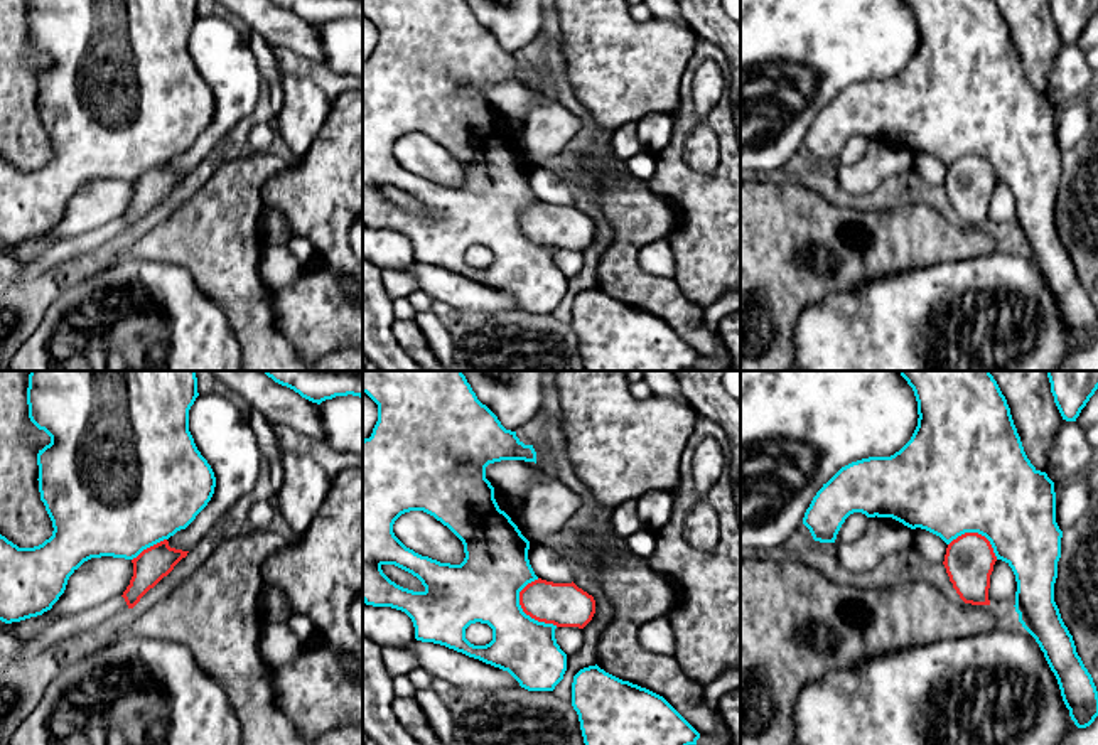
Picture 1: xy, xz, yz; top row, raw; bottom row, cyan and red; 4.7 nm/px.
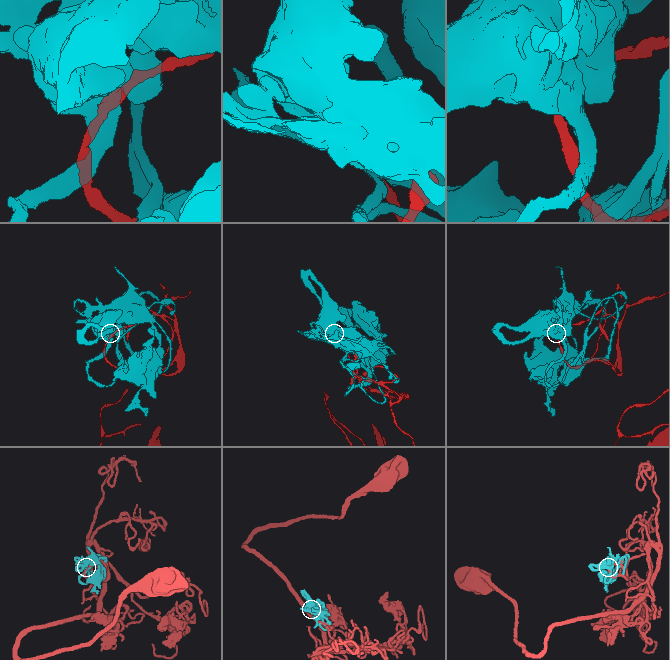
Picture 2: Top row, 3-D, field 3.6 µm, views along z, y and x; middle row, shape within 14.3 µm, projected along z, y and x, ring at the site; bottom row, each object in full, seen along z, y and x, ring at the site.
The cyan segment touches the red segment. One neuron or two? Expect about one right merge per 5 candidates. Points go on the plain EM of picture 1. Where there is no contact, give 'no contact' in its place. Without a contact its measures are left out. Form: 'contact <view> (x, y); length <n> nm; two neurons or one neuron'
contact xz (525, 236); length 260 nm; one neuron

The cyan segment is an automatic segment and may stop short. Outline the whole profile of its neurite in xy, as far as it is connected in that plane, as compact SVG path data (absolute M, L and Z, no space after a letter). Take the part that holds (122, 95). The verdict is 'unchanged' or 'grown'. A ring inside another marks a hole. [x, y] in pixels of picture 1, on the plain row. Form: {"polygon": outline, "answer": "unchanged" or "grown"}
{"polygon": "M29 0L27 27L29 40L51 59L51 66L37 76L39 88L39 115L40 123L52 143L52 158L34 170L19 170L0 157L0 243L5 246L20 244L30 239L42 238L64 216L69 199L88 182L113 179L125 180L133 185L133 199L123 214L128 231L133 231L140 221L153 211L174 189L187 179L189 174L169 169L169 160L177 153L186 152L196 138L207 128L214 116L216 99L207 83L197 72L189 54L189 32L194 27L197 15L197 0Z", "answer": "grown"}

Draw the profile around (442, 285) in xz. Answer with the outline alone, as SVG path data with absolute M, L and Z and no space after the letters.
M415 261L405 270L417 278L418 288L435 302L444 302L457 310L487 314L519 310L519 305L508 293L445 268Z

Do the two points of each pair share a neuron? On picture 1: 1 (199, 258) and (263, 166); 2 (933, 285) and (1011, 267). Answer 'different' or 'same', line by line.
1: same
2: same

